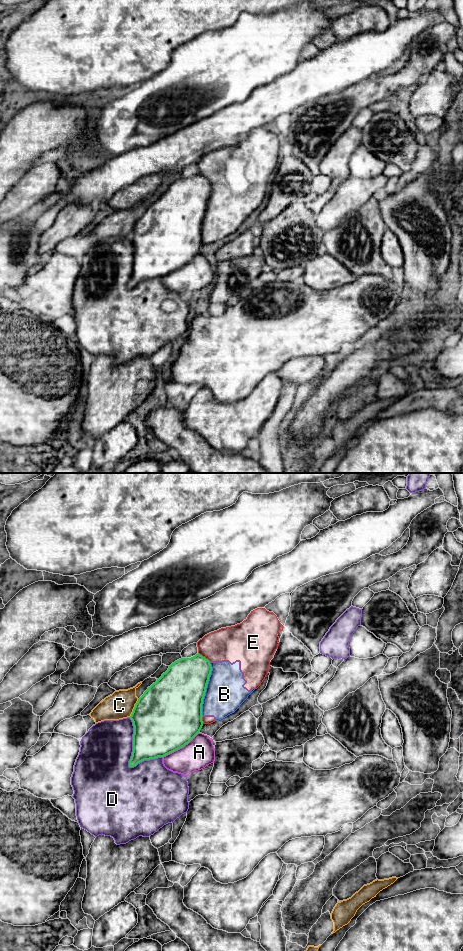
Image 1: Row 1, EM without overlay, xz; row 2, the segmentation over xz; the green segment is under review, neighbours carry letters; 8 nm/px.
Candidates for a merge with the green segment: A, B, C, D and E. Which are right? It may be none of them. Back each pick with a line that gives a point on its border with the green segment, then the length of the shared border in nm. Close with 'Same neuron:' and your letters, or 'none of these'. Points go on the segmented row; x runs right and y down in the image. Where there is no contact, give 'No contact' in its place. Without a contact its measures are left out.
A: Touches green at xz (180, 747). Shared border 360 nm
Same neuron: A

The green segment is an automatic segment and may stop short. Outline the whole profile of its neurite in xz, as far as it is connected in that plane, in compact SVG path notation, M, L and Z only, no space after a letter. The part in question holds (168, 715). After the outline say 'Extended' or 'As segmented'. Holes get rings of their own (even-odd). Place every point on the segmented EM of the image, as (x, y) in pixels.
M199 653L191 658L181 658L172 663L138 699L130 719L133 722L133 752L129 767L144 760L163 758L164 766L188 776L215 761L213 739L200 732L202 704L212 667L210 661Z. Extended

